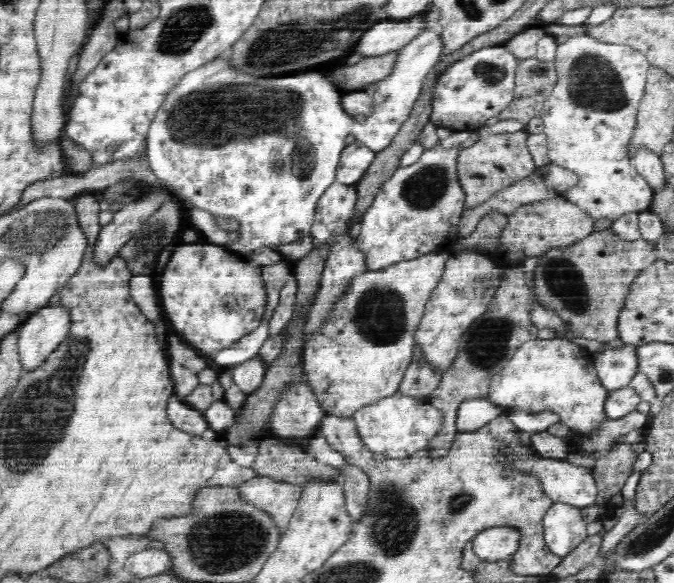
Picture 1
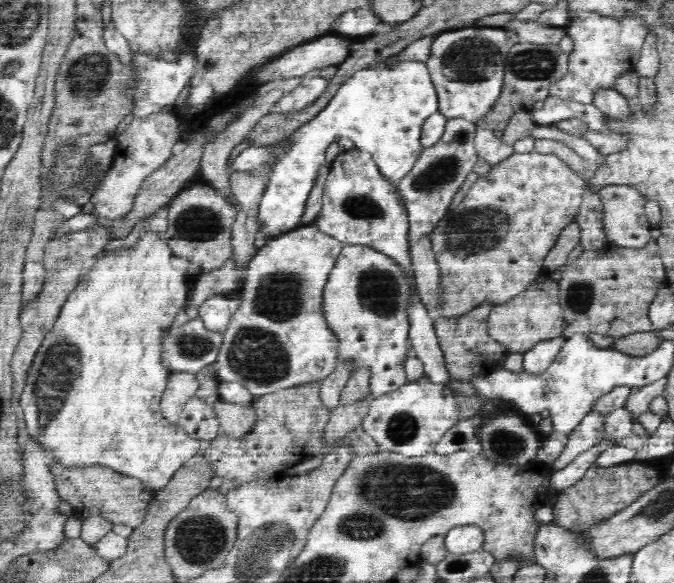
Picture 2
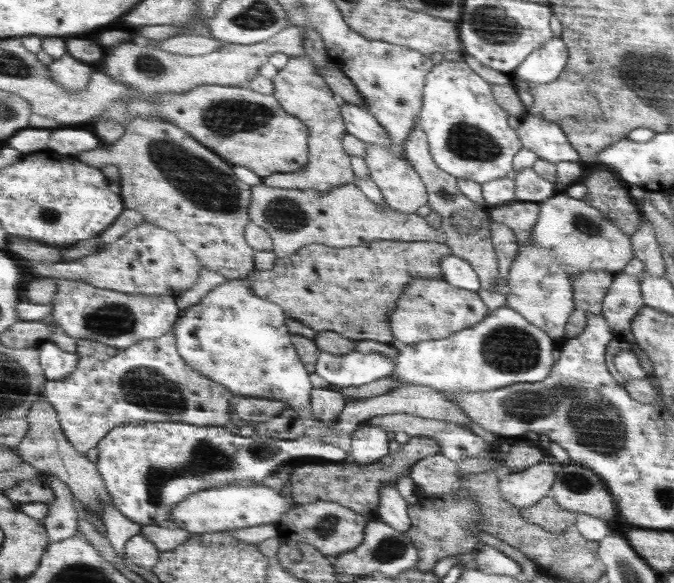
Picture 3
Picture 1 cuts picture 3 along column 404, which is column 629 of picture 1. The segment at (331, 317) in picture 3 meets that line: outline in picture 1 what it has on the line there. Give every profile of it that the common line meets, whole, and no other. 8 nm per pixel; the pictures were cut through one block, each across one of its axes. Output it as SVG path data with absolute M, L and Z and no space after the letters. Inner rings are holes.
M611 228L596 231L578 243L571 244L570 247L548 249L539 256L539 265L535 268L530 283L532 299L557 314L566 327L564 335L570 339L582 337L602 343L612 342L619 338L620 312L624 310L634 280L638 278L640 271L650 267L658 258L654 241L643 238L633 241L622 240Z

